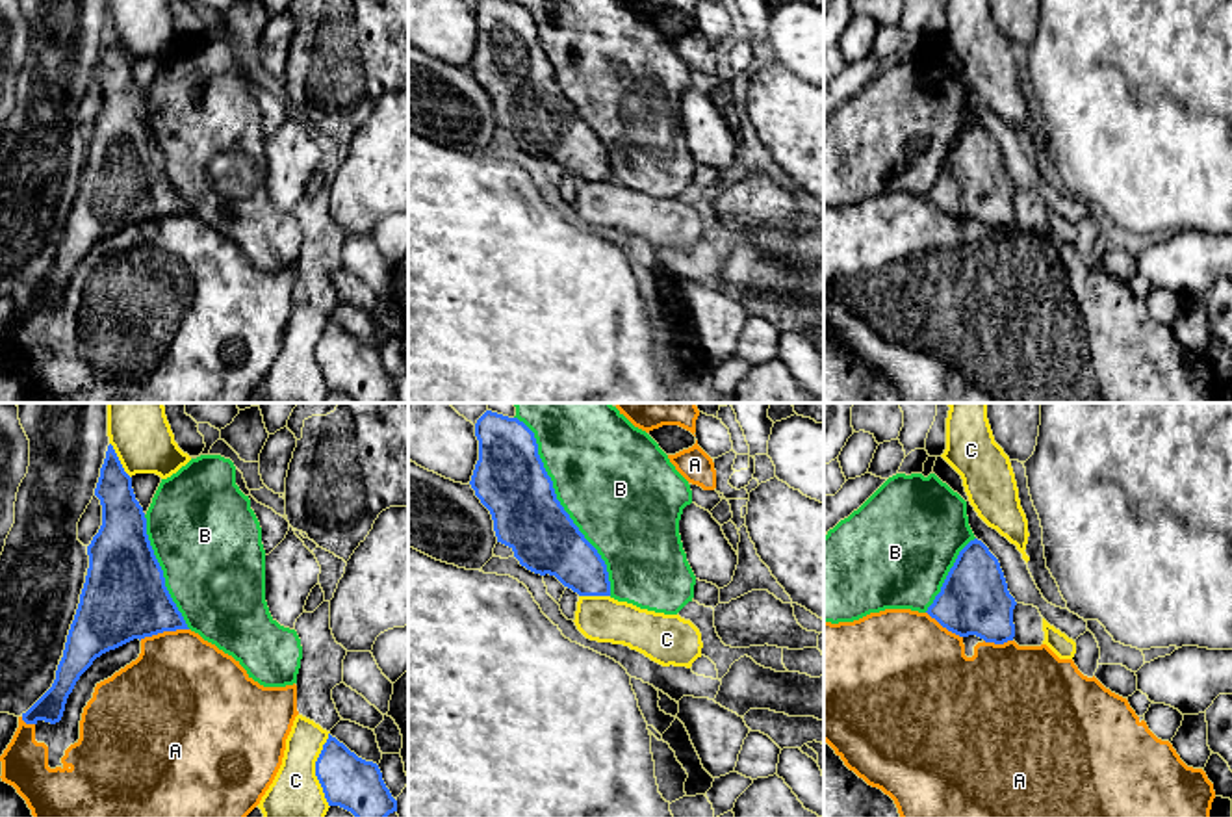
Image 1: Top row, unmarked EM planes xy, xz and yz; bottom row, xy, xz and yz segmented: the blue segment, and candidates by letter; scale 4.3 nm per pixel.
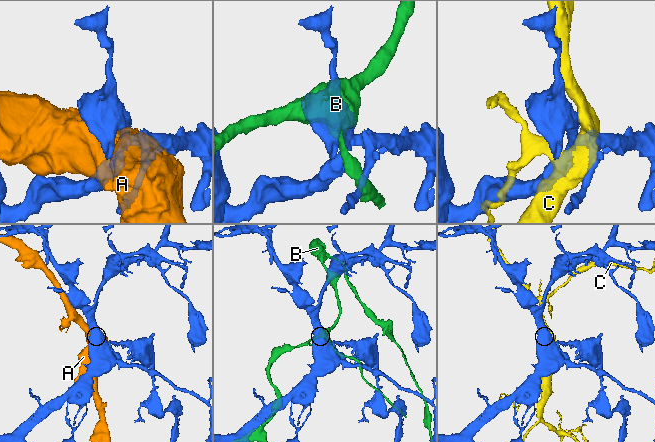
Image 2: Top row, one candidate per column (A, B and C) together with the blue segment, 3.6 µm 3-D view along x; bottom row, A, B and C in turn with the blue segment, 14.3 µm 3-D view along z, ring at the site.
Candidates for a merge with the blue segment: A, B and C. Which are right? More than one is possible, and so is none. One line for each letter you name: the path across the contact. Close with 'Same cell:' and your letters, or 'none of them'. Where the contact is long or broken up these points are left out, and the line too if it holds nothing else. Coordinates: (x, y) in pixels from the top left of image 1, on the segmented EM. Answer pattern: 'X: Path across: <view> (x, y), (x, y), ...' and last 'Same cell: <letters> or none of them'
Same cell: none of them

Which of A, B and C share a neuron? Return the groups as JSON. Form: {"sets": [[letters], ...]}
{"sets": [["A"], ["B"], ["C"]]}

